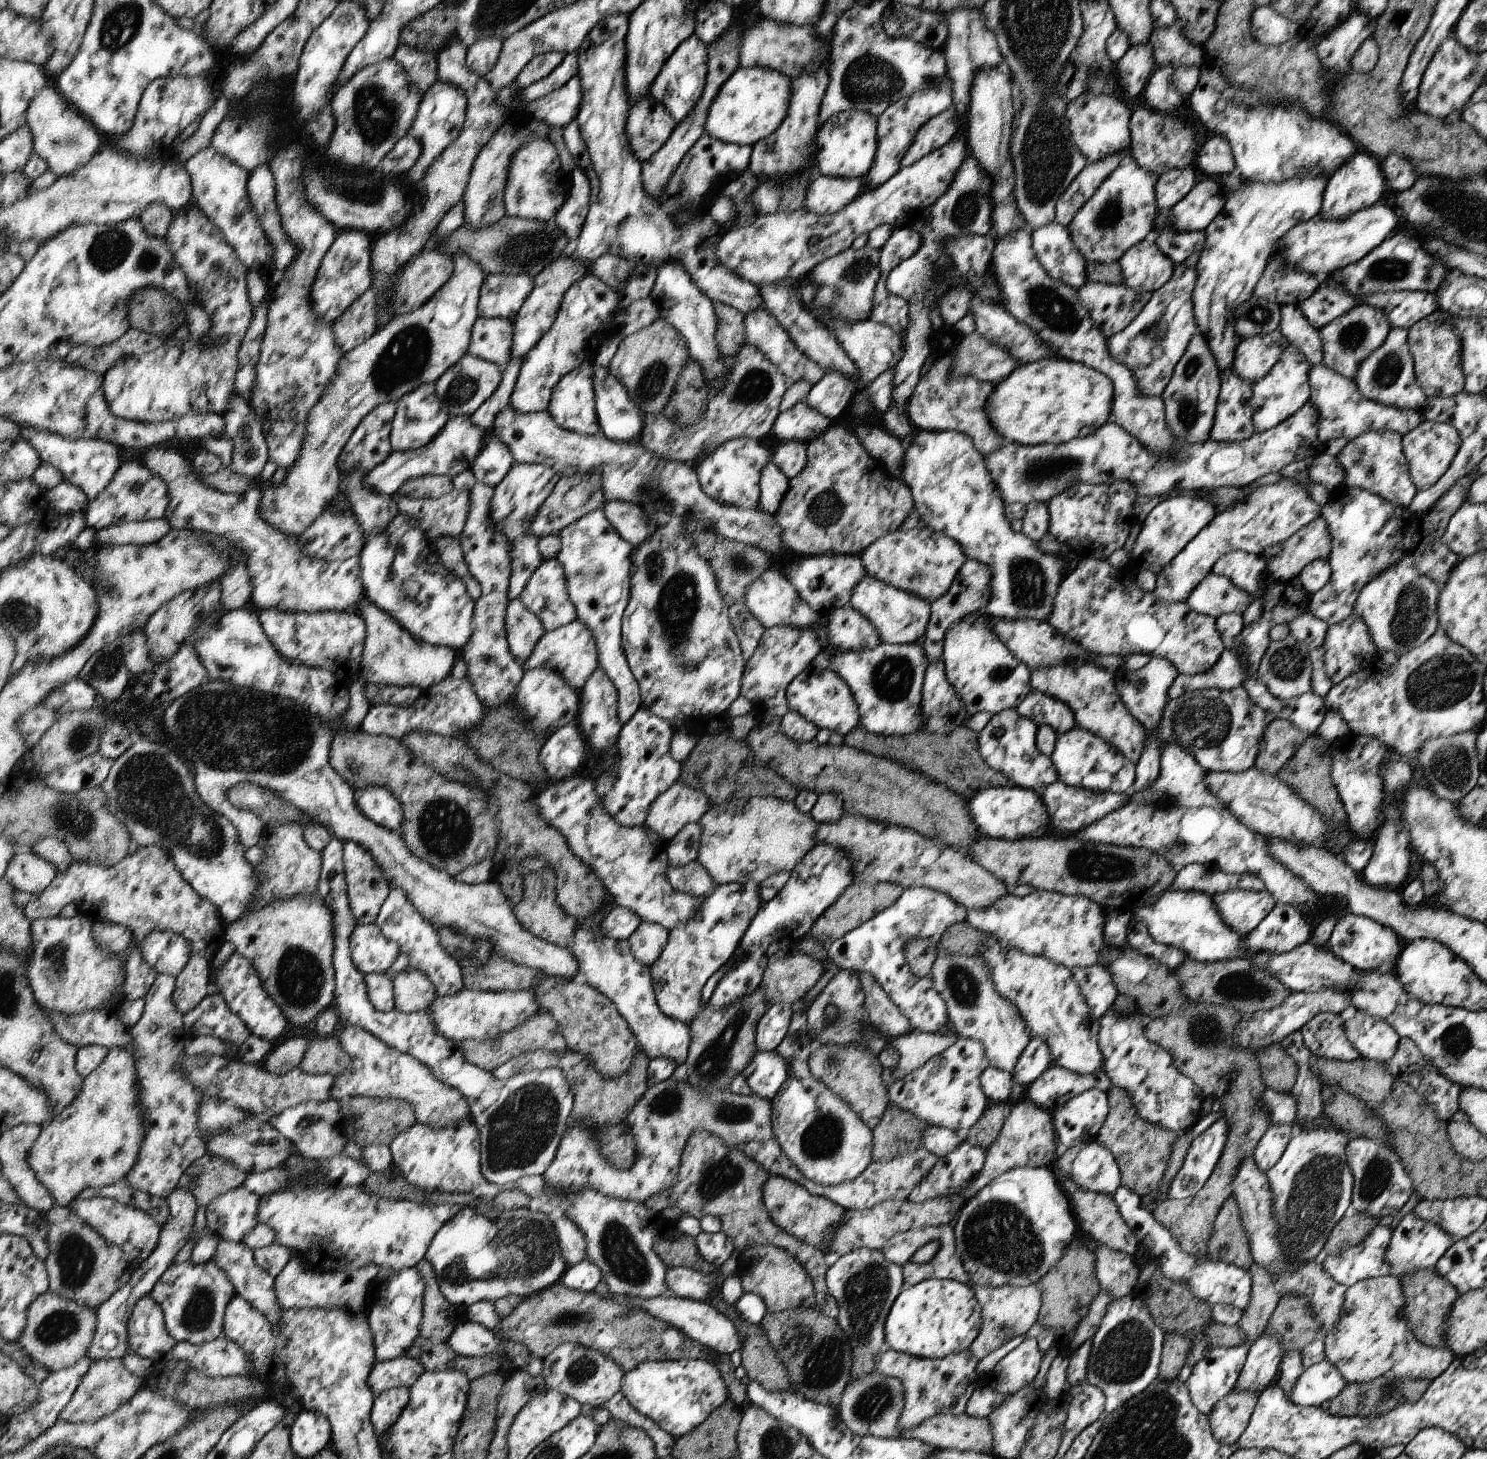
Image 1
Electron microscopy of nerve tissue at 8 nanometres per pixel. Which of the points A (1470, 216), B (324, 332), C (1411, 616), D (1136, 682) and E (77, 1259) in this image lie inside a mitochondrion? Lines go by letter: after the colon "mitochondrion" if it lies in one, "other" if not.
A: mitochondrion
B: other
C: mitochondrion
D: other
E: mitochondrion

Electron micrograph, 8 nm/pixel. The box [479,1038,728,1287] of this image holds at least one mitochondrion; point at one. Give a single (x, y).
(522, 1126)

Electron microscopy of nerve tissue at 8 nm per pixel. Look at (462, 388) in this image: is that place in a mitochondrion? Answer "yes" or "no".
yes

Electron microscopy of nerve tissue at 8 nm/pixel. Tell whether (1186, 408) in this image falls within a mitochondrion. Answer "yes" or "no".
yes

